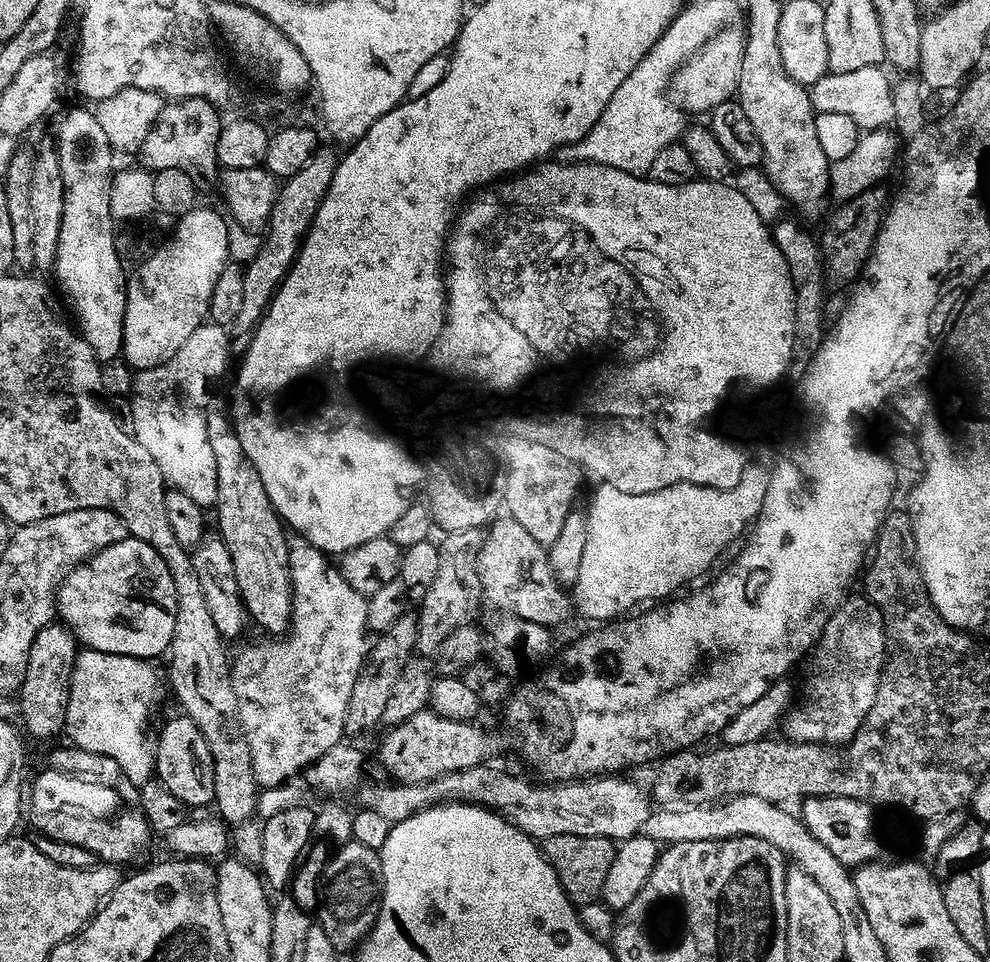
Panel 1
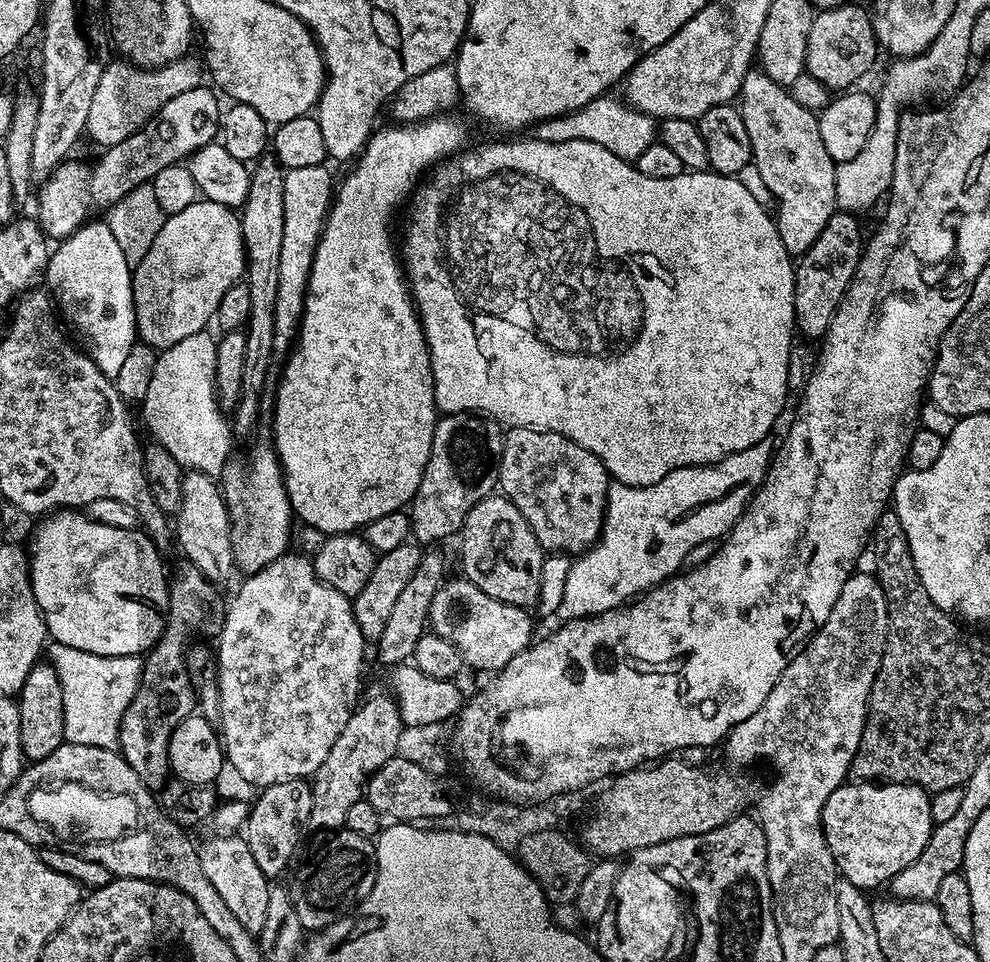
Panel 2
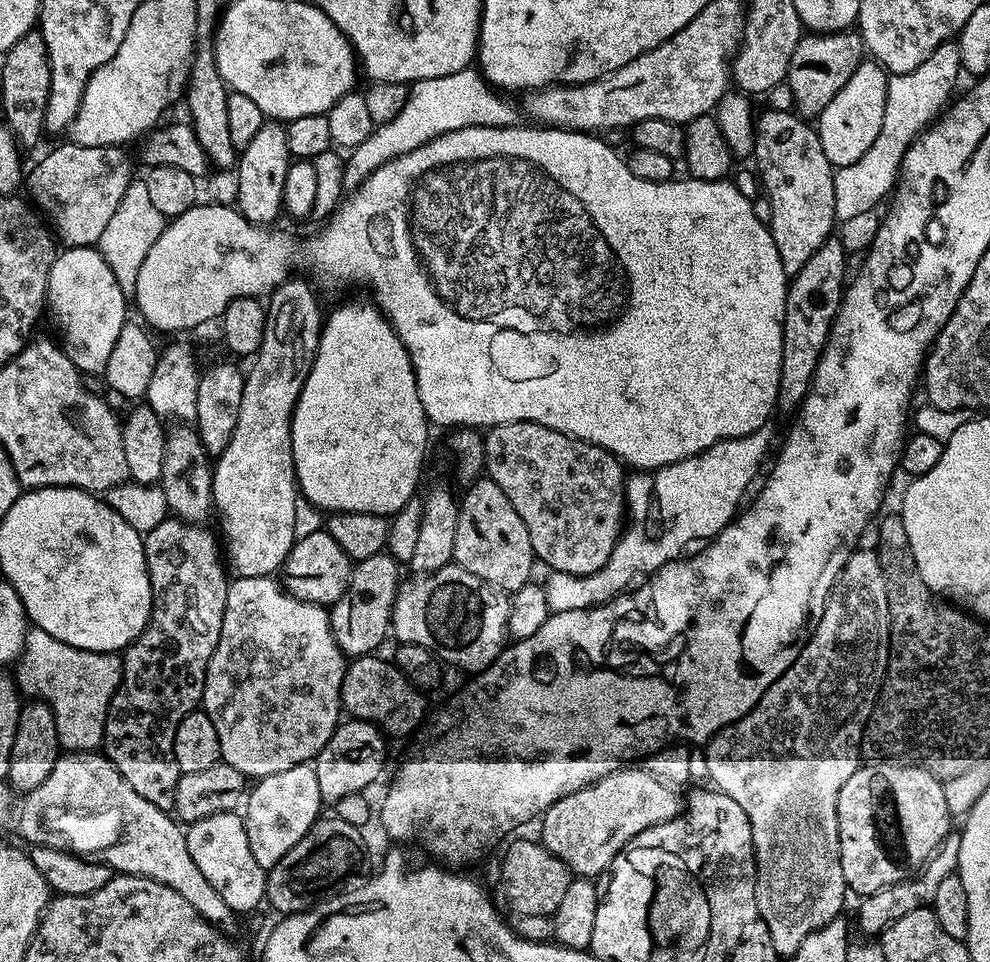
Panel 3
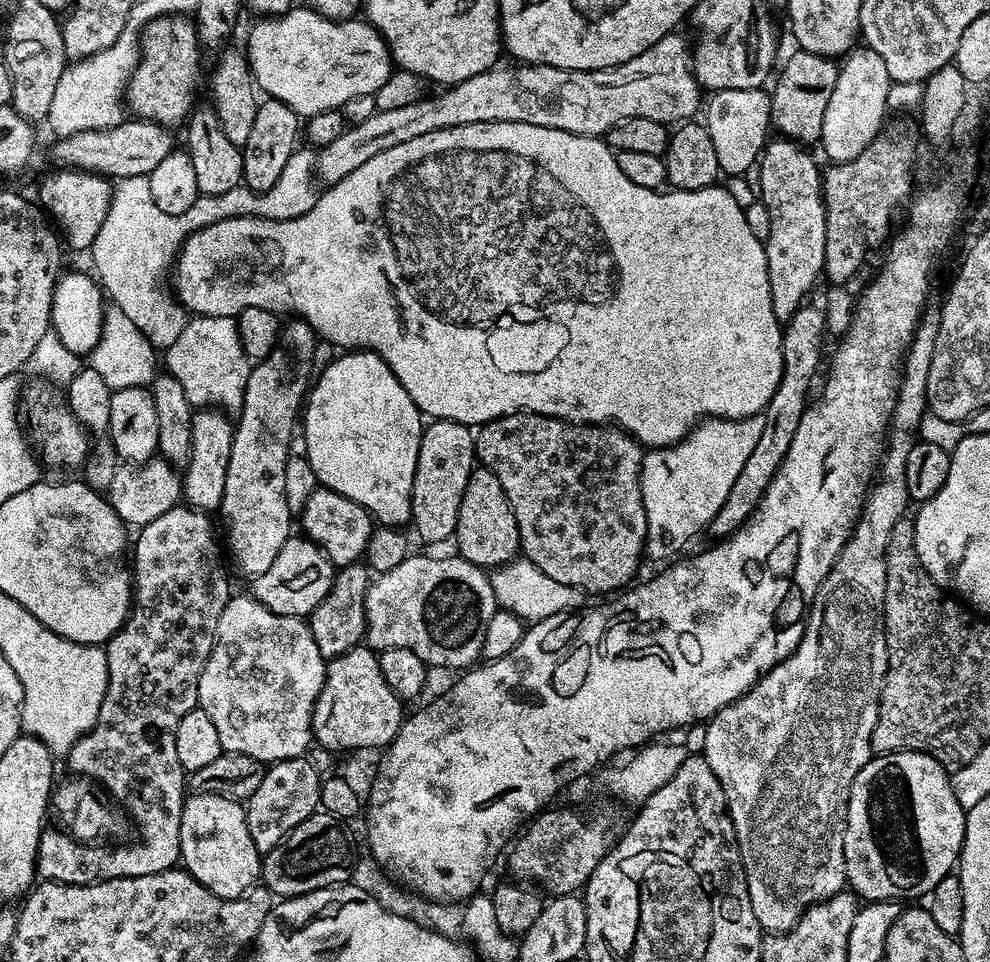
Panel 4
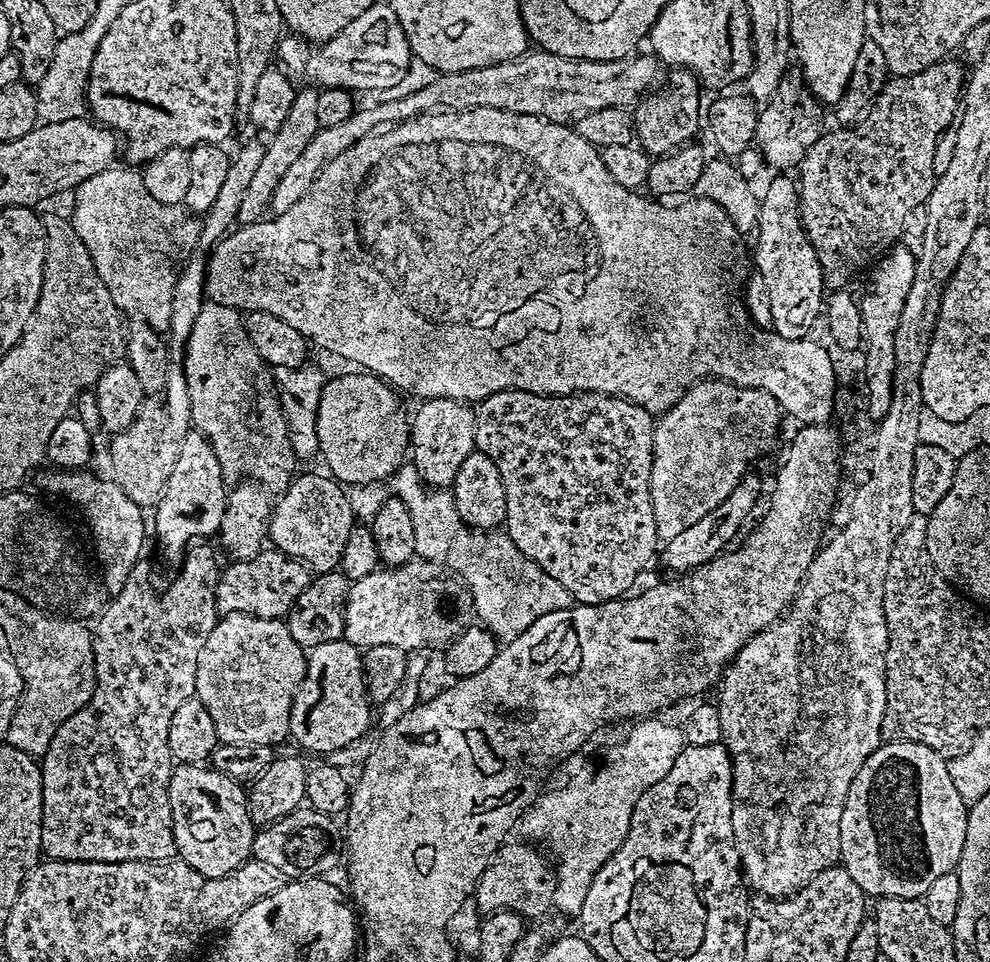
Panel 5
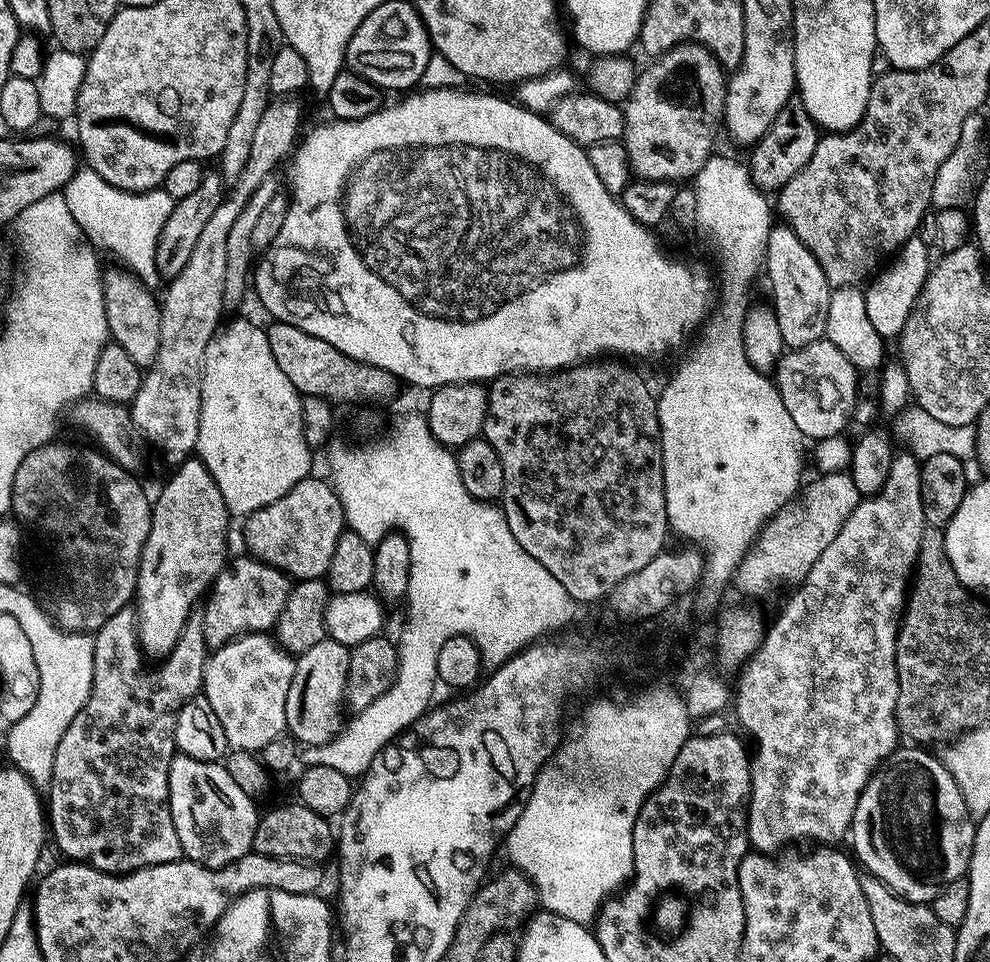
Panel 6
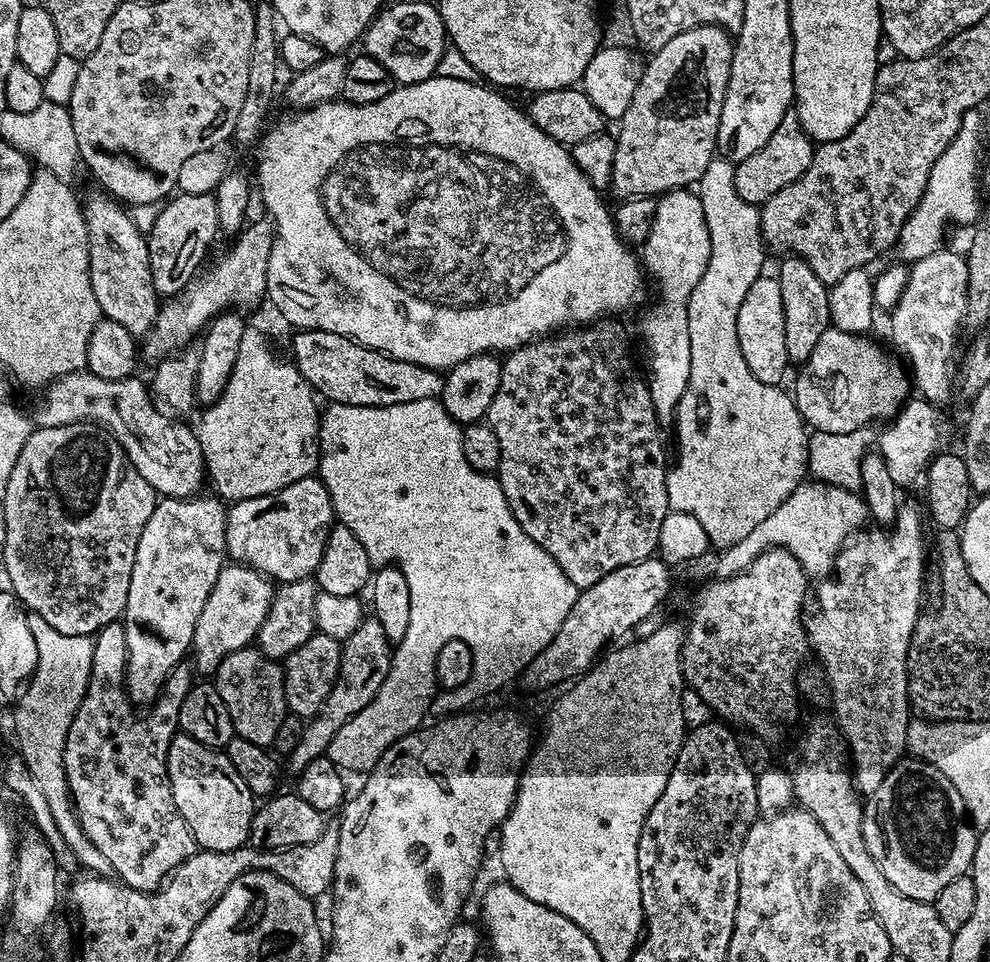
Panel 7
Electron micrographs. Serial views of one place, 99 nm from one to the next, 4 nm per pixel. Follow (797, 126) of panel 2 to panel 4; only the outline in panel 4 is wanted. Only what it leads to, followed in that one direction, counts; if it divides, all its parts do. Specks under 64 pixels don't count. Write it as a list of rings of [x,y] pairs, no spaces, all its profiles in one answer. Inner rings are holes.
[[[787,138],[769,139],[761,153],[758,161],[758,169],[760,168],[760,188],[758,184],[758,200],[764,203],[764,208],[768,211],[768,236],[764,240],[764,249],[766,250],[766,266],[770,274],[770,298],[774,306],[774,314],[776,319],[786,322],[792,315],[798,311],[800,305],[805,303],[813,295],[812,287],[816,284],[816,279],[821,279],[824,271],[824,255],[826,254],[826,214],[824,213],[824,189],[822,187],[822,168],[816,165],[816,160],[811,156],[809,149],[805,145],[798,144],[794,140]]]

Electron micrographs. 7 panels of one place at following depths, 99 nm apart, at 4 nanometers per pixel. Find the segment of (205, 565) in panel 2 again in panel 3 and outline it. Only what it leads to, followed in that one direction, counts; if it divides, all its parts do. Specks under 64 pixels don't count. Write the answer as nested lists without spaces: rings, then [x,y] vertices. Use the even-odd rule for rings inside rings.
[[[180,422],[167,429],[166,435],[166,458],[163,459],[162,474],[160,475],[159,488],[165,492],[169,513],[178,520],[187,524],[203,525],[208,515],[213,515],[214,505],[212,502],[212,470],[213,461],[207,450],[202,446],[200,435],[195,427],[188,422]]]

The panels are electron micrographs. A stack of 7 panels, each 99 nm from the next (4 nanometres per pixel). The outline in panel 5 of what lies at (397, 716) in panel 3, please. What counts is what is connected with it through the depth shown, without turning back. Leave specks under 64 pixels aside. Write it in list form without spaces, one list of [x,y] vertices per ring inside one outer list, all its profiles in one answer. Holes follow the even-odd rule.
[[[338,639],[313,648],[307,653],[308,665],[304,671],[304,678],[300,689],[292,703],[290,712],[290,726],[288,727],[291,739],[297,740],[308,752],[327,754],[349,748],[351,744],[363,741],[368,727],[372,724],[373,705],[368,699],[368,687],[364,681],[364,657],[361,649],[352,645],[346,639]]]

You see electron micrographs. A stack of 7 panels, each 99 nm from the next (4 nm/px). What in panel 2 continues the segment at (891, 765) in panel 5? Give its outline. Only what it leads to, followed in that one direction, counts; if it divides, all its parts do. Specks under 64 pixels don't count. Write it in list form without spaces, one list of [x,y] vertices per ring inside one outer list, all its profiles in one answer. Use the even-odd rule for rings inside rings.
[[[845,782],[838,790],[834,790],[834,794],[830,794],[830,798],[826,798],[820,825],[826,838],[826,846],[830,846],[837,873],[854,886],[873,890],[879,884],[880,887],[887,885],[894,874],[898,874],[898,870],[906,870],[906,866],[910,866],[910,862],[914,862],[914,858],[918,858],[918,854],[926,850],[926,842],[934,827],[932,801],[929,793],[917,784]]]

